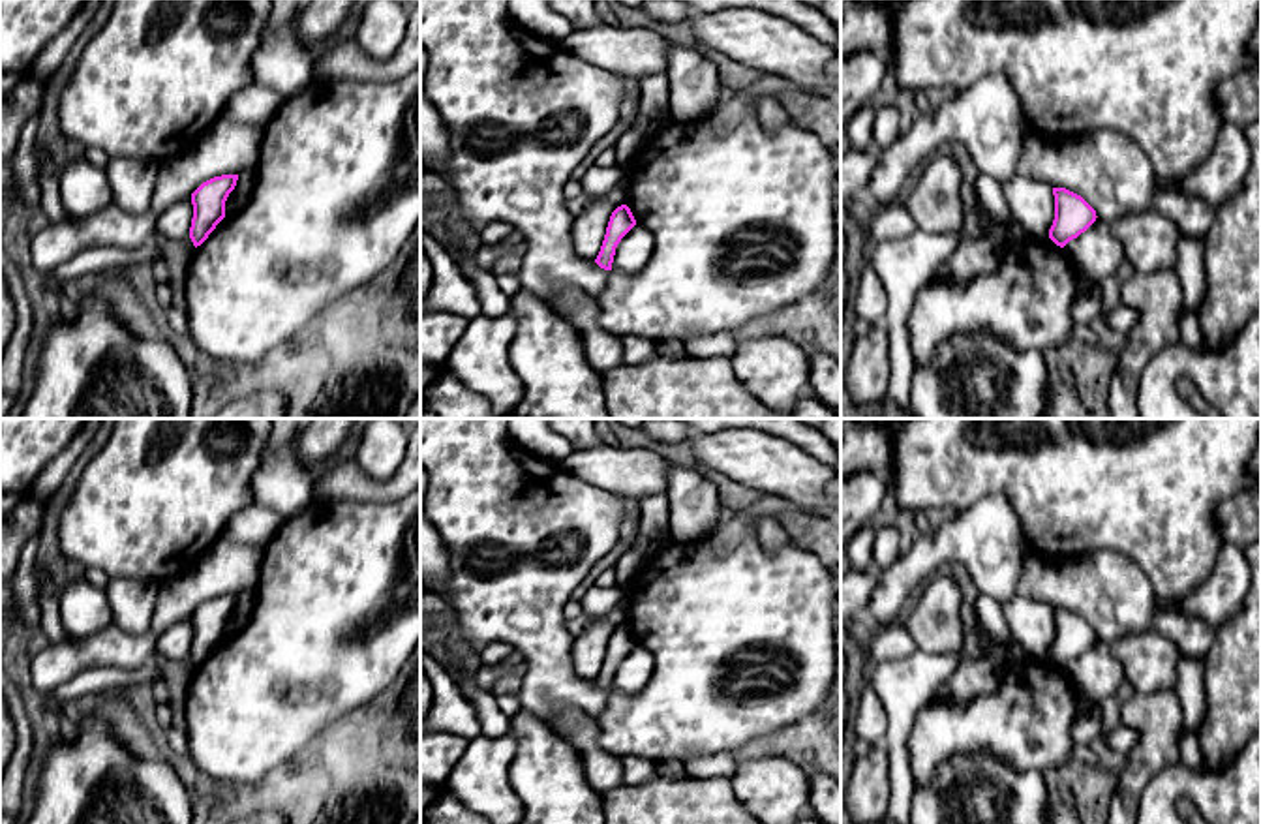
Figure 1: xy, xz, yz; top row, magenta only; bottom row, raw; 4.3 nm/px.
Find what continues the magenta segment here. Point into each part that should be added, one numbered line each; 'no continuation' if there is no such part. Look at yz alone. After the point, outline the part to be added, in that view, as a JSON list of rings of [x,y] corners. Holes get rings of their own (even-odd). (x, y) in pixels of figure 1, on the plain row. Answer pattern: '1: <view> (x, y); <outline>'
no continuation

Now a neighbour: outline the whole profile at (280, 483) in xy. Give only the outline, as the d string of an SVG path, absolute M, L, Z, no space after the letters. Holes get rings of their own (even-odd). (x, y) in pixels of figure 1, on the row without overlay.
M272 419L268 447L251 477L253 503L293 518L313 499L313 473L298 462L293 443L311 419Z

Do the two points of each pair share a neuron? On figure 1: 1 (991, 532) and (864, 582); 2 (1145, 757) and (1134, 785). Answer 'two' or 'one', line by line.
1: two
2: one

